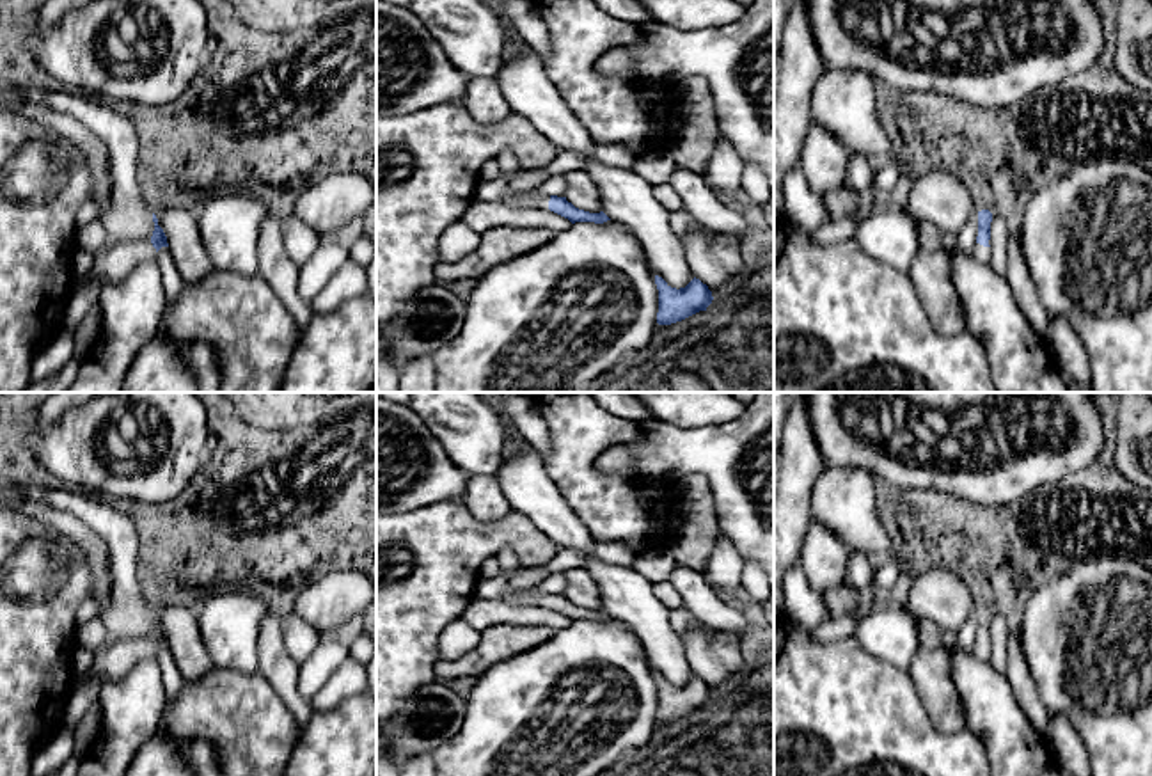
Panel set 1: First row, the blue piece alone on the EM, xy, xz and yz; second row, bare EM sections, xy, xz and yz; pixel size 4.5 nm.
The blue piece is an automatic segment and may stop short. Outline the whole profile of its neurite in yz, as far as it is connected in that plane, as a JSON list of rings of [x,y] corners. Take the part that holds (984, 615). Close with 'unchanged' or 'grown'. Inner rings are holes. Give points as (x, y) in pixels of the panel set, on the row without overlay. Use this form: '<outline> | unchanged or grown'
[[[989,607],[978,609],[978,634],[973,645],[973,655],[982,662],[987,662],[990,655],[990,620],[992,611]]] | grown

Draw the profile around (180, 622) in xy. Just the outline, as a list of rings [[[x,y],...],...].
[[[160,606],[153,609],[163,627],[170,653],[185,682],[195,682],[215,666],[202,643],[195,607]]]

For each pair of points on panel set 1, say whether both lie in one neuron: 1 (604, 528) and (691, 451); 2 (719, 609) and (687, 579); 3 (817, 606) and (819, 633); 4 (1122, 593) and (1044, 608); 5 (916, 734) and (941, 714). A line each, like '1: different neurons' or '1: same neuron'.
1: different neurons
2: same neuron
3: different neurons
4: same neuron
5: different neurons

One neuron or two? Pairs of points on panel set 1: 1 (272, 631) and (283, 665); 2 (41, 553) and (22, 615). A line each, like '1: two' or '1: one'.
1: one
2: two

